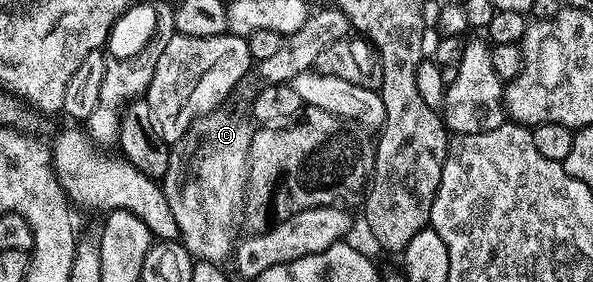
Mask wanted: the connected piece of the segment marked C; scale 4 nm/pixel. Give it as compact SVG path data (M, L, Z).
M217 108L195 118L186 132L170 146L170 164L162 179L166 200L178 224L179 241L191 252L196 262L224 264L233 257L238 233L236 225L244 218L244 200L248 197L248 153L254 133L252 115L247 109Z

